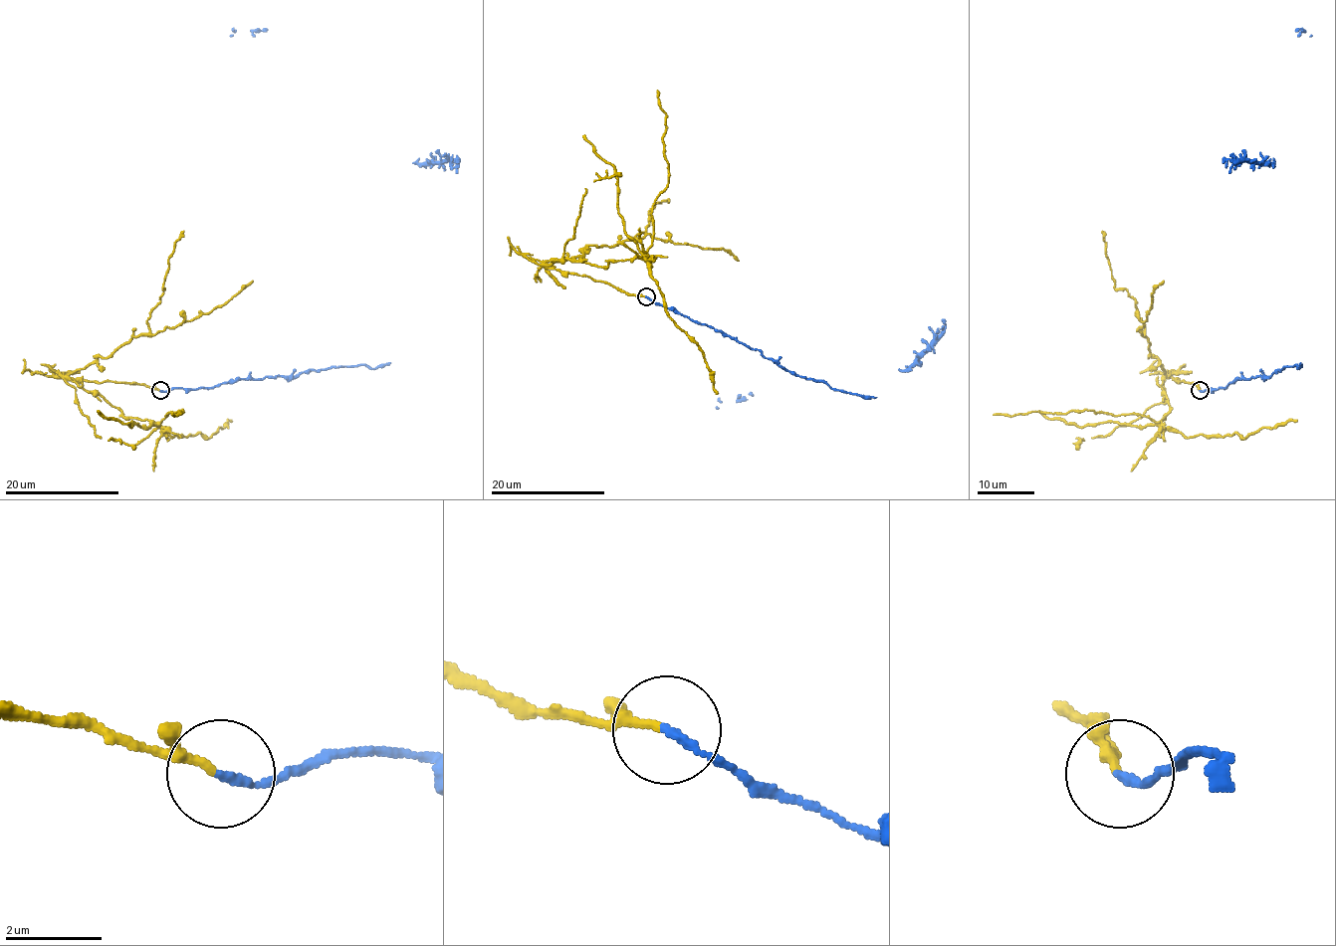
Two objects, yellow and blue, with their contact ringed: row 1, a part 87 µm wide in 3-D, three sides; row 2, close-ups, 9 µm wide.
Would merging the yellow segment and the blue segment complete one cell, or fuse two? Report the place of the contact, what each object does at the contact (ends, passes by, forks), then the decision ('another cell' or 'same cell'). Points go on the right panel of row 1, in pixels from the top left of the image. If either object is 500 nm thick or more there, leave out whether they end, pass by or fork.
(1200, 390) | yellow passes by | blue ends | another cell

